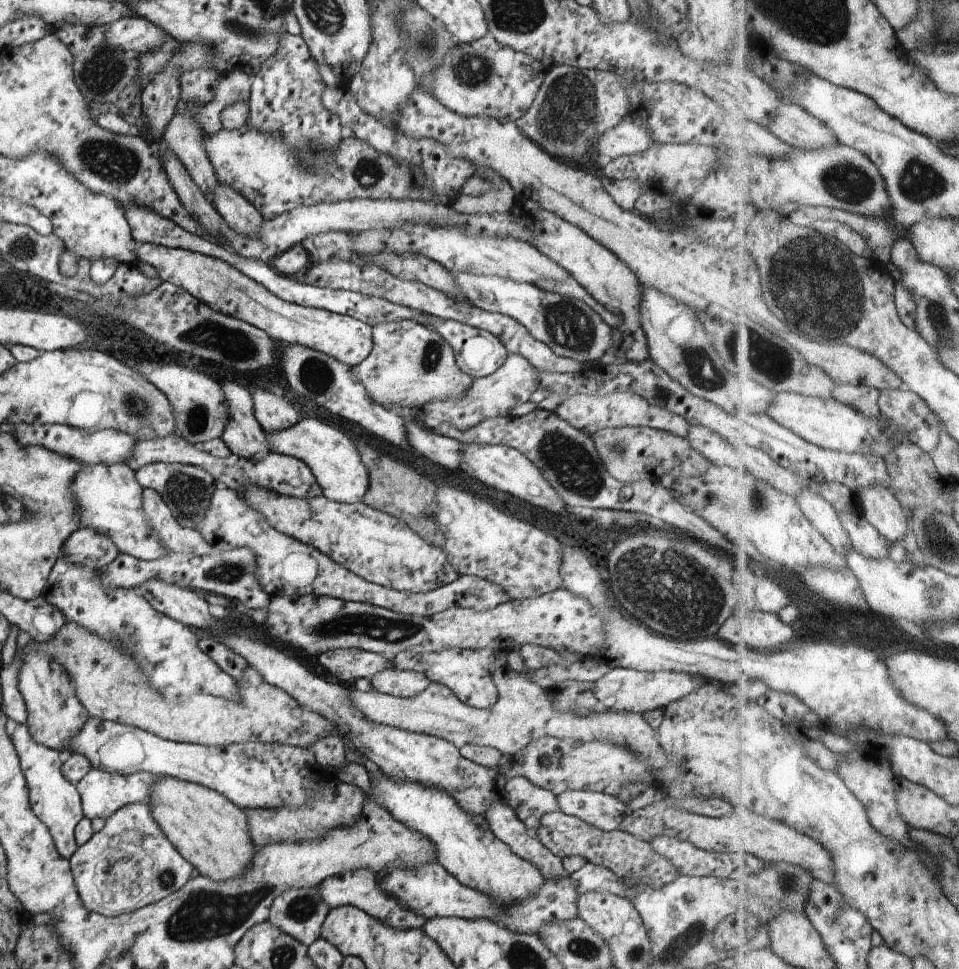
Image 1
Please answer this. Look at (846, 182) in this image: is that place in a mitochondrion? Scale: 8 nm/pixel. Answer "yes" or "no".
yes

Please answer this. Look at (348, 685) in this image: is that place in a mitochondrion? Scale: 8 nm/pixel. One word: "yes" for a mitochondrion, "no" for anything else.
no

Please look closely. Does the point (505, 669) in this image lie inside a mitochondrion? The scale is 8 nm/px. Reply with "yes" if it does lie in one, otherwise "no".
no

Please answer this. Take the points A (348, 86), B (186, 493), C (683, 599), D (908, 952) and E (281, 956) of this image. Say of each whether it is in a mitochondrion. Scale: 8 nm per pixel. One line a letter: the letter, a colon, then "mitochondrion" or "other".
A: other
B: mitochondrion
C: mitochondrion
D: other
E: mitochondrion

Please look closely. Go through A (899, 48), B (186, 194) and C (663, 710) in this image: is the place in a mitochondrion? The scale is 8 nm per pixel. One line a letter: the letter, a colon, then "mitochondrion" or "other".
A: other
B: other
C: other

